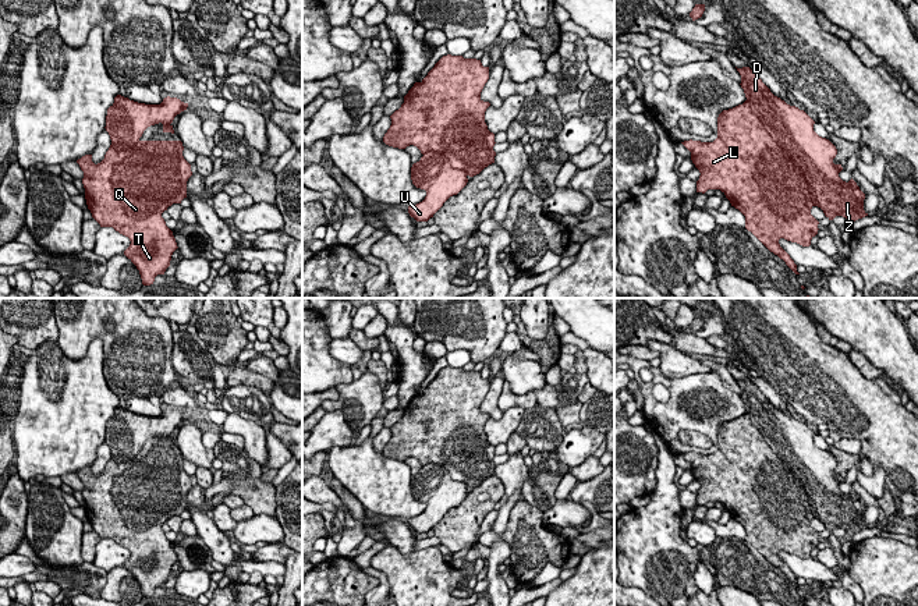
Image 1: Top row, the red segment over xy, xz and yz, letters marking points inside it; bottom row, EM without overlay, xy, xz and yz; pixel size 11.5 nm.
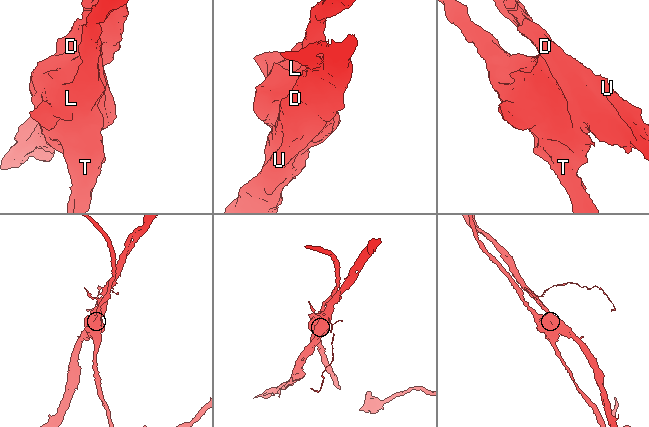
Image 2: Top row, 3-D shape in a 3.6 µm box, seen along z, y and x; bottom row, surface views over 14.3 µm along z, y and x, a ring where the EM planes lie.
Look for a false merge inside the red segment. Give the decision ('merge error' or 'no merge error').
merge error

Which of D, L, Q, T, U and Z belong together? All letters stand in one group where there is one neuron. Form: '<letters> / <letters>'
D U Z / L Q T

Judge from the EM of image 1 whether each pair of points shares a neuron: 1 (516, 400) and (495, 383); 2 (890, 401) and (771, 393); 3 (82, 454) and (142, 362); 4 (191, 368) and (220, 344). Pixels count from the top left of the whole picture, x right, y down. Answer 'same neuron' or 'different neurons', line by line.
1: different neurons
2: different neurons
3: different neurons
4: different neurons

